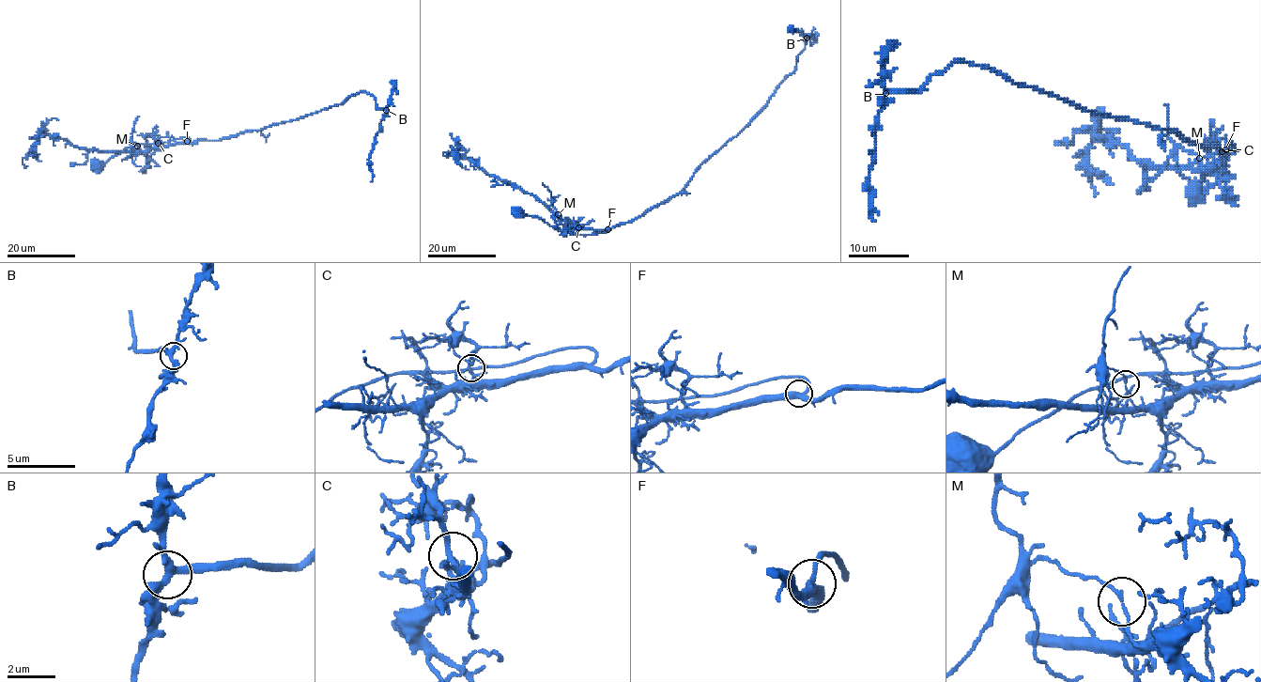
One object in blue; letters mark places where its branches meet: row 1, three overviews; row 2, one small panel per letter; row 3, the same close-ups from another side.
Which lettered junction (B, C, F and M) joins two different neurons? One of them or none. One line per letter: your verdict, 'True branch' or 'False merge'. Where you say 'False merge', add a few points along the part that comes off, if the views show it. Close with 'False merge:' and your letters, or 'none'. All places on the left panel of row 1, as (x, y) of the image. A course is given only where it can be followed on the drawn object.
B: True branch
C: True branch
F: True branch
M: False merge. Course of the part to remove: (137, 146), (131, 140), (130, 153), (122, 161)
False merge: M

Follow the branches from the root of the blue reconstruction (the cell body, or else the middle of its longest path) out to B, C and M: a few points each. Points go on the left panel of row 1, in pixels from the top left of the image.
B: (98, 164), (138, 144), (168, 147), (259, 131), (338, 105), (361, 92), (373, 96), (376, 108), (386, 110)
C: (98, 164), (98, 162), (106, 163), (128, 147), (138, 144), (153, 147), (158, 143)
M: (98, 164), (98, 162), (106, 163), (138, 144), (147, 144), (150, 147), (140, 152), (137, 146)

